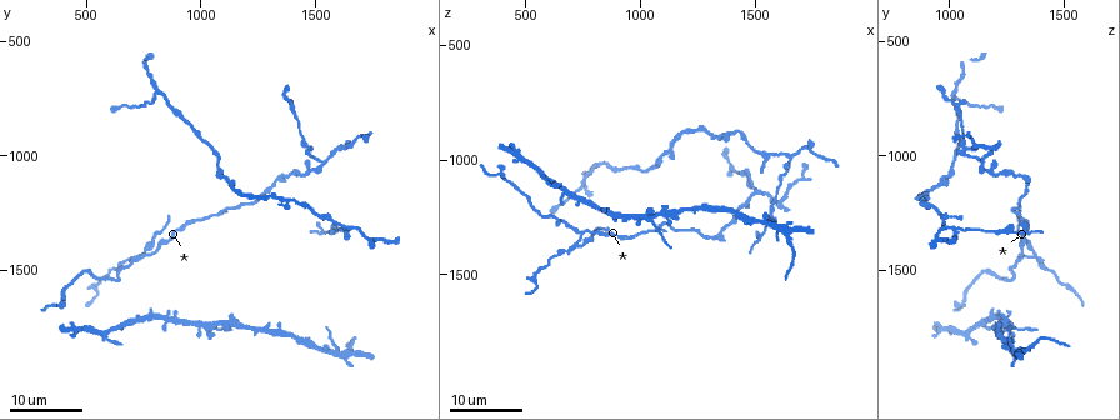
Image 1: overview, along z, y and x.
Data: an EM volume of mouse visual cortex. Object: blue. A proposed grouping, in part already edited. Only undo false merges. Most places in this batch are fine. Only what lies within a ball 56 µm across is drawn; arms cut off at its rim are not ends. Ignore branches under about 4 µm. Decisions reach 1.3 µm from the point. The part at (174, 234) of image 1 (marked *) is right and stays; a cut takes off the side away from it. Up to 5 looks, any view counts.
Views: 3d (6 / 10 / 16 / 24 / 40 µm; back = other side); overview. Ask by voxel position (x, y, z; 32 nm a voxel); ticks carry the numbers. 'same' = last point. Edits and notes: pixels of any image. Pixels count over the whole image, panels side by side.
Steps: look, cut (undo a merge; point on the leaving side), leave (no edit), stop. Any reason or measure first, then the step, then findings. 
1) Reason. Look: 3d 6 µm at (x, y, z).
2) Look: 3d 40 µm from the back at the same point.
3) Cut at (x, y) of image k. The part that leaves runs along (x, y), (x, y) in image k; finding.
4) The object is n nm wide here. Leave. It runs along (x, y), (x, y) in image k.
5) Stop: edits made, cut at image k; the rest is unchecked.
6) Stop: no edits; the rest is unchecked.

Side arm on a straight run. Look: 3d 16 µm at (720, 1450, 1380).

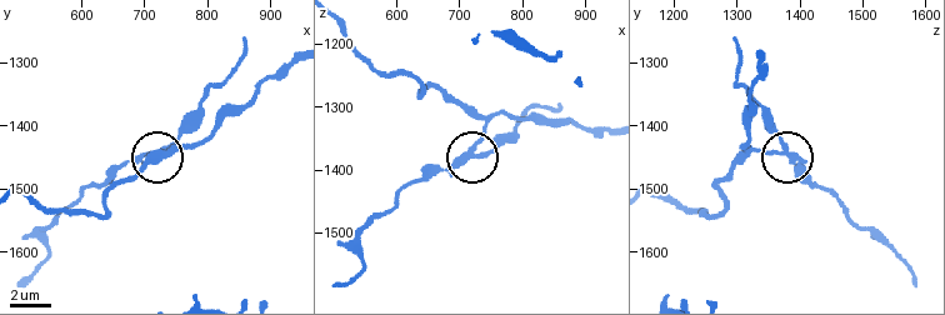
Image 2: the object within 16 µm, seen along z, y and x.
Look: 3d 6 µm at (720, 1445, 1375).

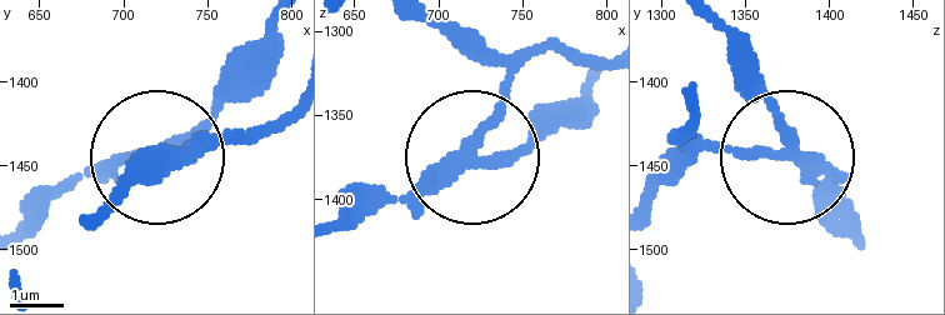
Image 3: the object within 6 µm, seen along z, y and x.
3 arms meet here. Leave. All the same neuron.

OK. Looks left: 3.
Four-way junction. Look: 3d 24 µm at (1650, 1320, 990).

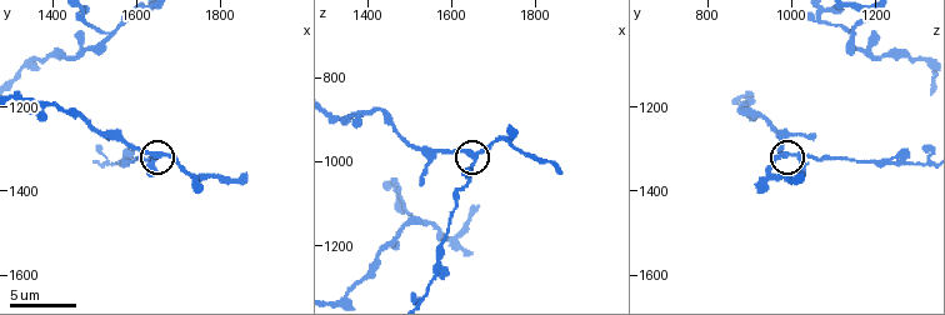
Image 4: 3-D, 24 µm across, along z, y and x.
Look: 3d 10 µm at (1650, 1315, 995).

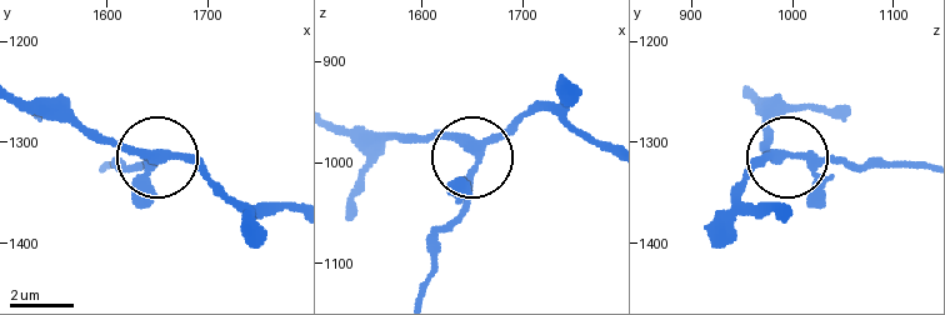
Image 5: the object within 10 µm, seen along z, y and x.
4 arms meet here. Leave. Continuous, no second neuron.

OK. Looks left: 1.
Arms part here. Look: 3d 10 µm at (1535, 1025, 1145).

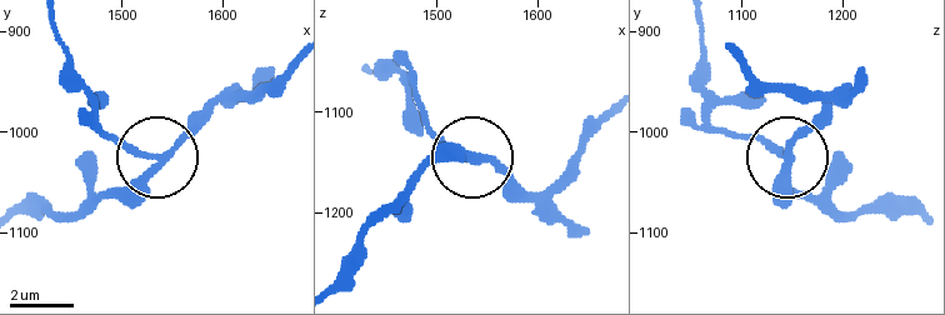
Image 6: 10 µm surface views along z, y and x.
The object is 220 nm wide here. Leave. It runs along (21, 210), (94, 208), (211, 109) in image 6; one neuron here.

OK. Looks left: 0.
Stop: no edits; the rest is unchecked.

